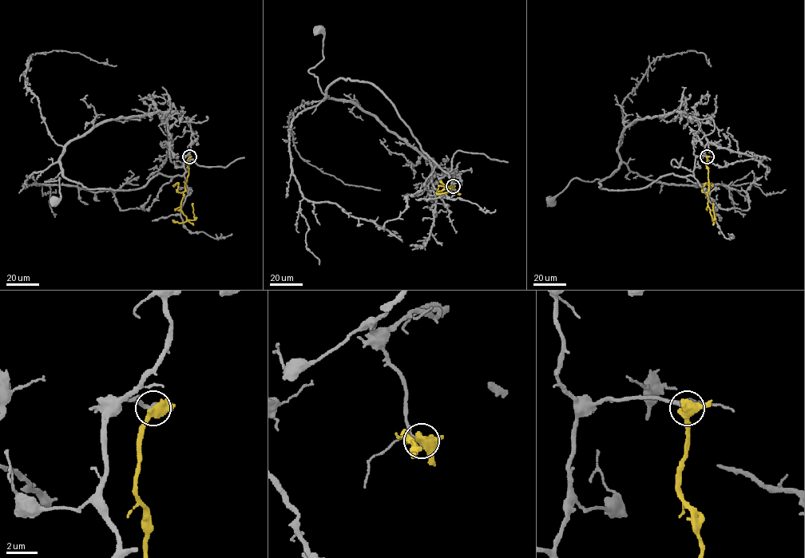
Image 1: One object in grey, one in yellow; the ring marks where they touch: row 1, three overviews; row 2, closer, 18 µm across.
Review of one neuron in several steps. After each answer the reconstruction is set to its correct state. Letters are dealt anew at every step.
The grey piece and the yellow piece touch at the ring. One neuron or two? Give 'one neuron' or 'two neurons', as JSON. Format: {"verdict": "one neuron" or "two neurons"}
{"verdict": "two neurons"}

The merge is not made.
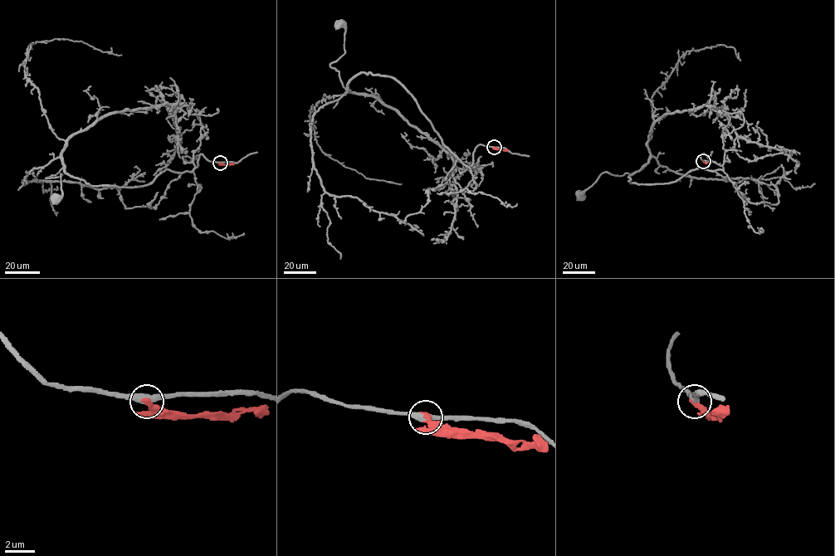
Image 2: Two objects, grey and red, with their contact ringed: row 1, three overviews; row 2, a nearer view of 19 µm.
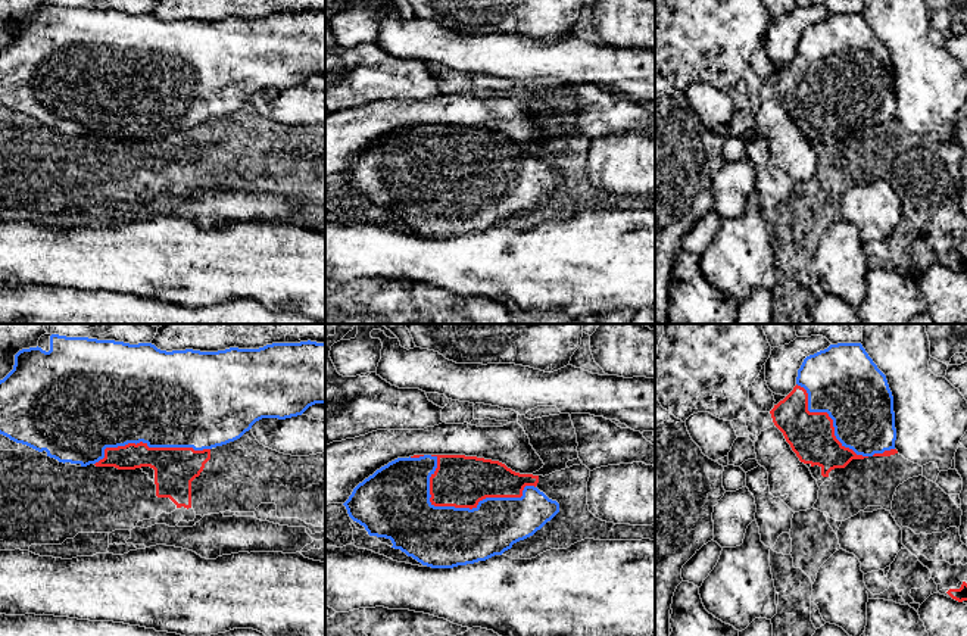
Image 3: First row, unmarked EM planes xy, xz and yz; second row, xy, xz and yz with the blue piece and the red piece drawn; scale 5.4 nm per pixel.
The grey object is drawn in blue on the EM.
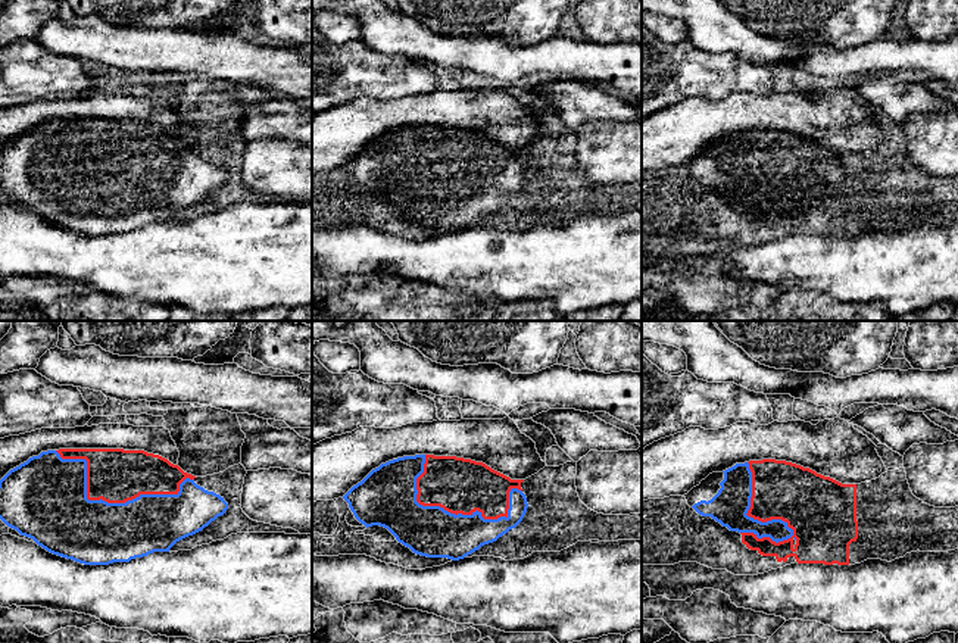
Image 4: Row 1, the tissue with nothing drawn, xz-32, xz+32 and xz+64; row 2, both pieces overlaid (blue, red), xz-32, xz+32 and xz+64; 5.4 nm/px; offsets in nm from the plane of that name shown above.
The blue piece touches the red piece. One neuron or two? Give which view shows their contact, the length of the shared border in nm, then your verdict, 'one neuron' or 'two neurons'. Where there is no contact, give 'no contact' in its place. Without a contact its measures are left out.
meets blue in xz; contact 600 nm long; two neurons

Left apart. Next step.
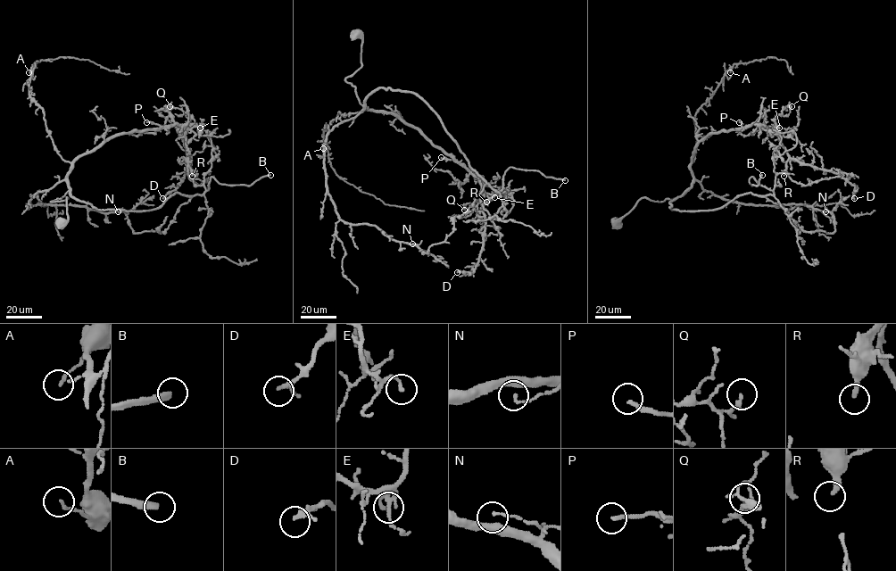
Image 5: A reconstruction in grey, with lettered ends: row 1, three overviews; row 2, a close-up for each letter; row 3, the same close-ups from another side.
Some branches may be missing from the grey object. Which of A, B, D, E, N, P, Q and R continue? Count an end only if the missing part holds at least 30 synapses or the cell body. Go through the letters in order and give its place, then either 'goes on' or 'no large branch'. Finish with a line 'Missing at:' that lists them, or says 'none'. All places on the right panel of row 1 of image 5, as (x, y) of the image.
A: place (730, 72); no large branch
B: place (762, 175); goes on
D: place (854, 198); no large branch
E: place (779, 128); no large branch
N: place (825, 211); no large branch
P: place (739, 122); goes on
Q: place (792, 106); no large branch
R: place (784, 176); goes on
Missing at: B, P, R

